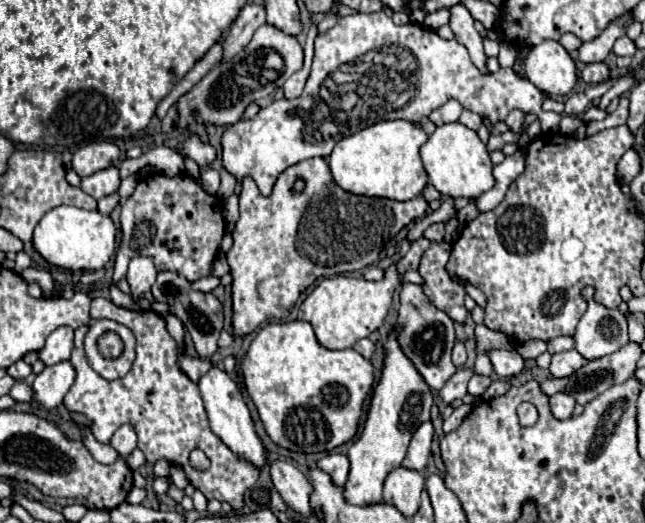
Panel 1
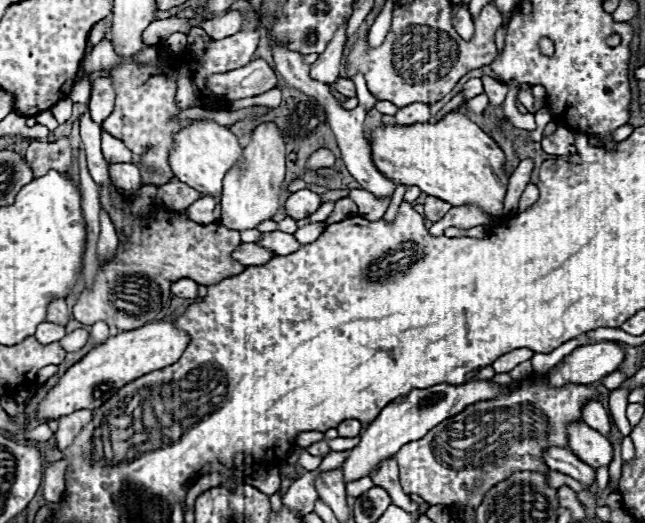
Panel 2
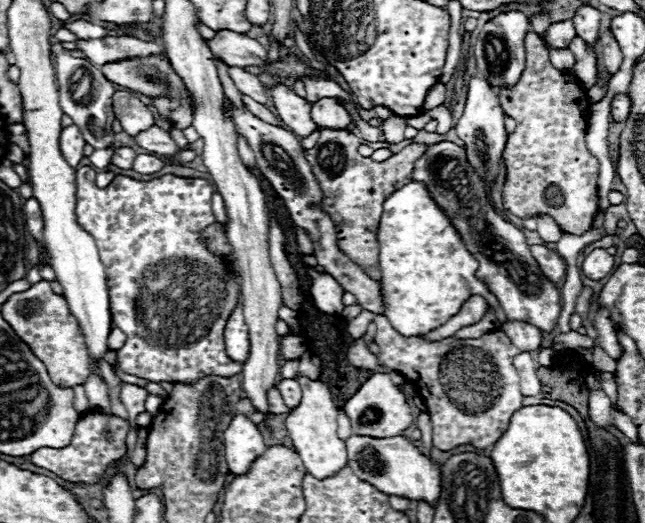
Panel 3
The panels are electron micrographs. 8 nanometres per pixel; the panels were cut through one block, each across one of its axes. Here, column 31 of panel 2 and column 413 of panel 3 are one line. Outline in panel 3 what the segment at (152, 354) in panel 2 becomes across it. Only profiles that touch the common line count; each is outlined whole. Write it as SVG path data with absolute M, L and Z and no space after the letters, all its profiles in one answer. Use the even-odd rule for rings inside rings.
M372 374L362 386L360 390L344 402L342 406L344 414L350 420L352 432L358 436L372 436L372 438L388 438L388 436L398 436L402 434L402 430L410 428L410 424L414 422L412 410L406 404L404 394L400 392L398 386L392 384L388 374Z

